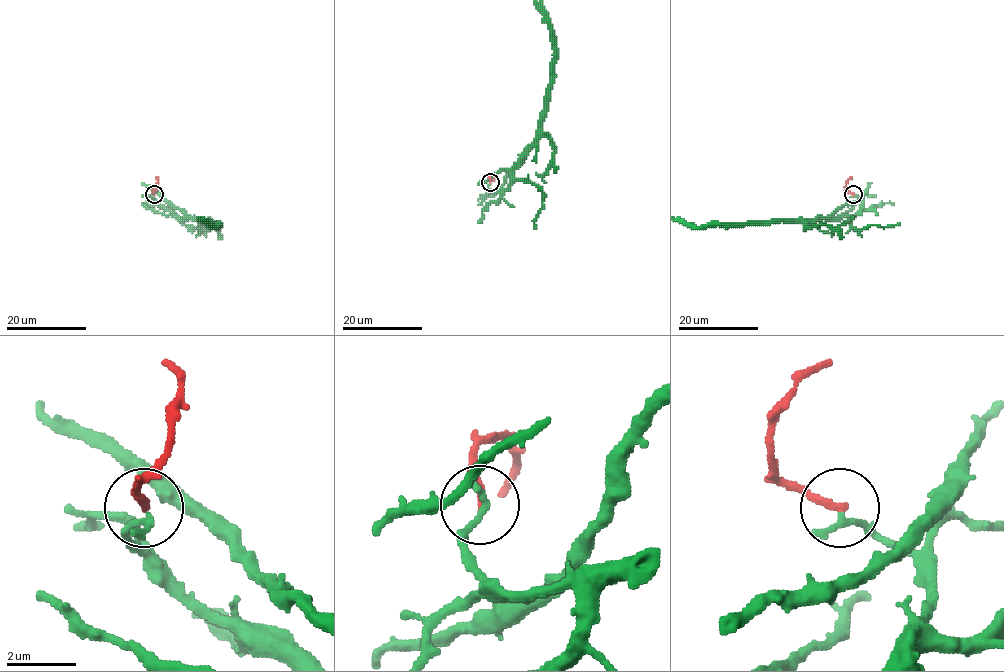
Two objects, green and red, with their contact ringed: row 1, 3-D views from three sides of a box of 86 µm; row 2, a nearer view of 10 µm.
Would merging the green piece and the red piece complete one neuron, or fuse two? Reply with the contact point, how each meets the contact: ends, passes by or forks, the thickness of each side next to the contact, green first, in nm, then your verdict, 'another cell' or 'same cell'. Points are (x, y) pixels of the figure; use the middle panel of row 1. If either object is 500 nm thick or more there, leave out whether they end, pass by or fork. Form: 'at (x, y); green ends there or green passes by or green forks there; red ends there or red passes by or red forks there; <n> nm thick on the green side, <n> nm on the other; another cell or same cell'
at (490, 182); green ends there; red ends there; 240 nm thick on the green side, 220 nm on the other; another cell

